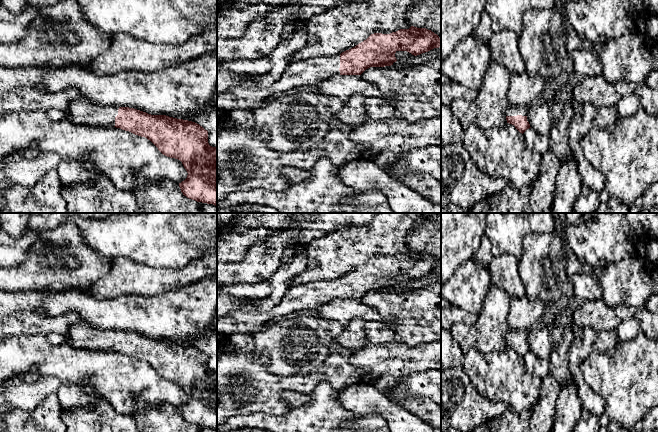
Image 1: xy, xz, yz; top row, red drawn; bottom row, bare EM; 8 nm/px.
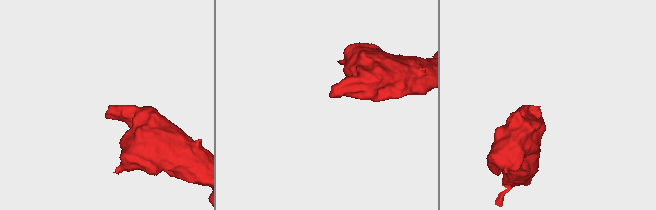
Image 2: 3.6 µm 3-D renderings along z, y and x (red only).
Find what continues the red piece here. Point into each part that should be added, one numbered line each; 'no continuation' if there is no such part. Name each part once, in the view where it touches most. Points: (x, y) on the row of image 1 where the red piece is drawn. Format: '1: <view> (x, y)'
1: yz (511, 110)

